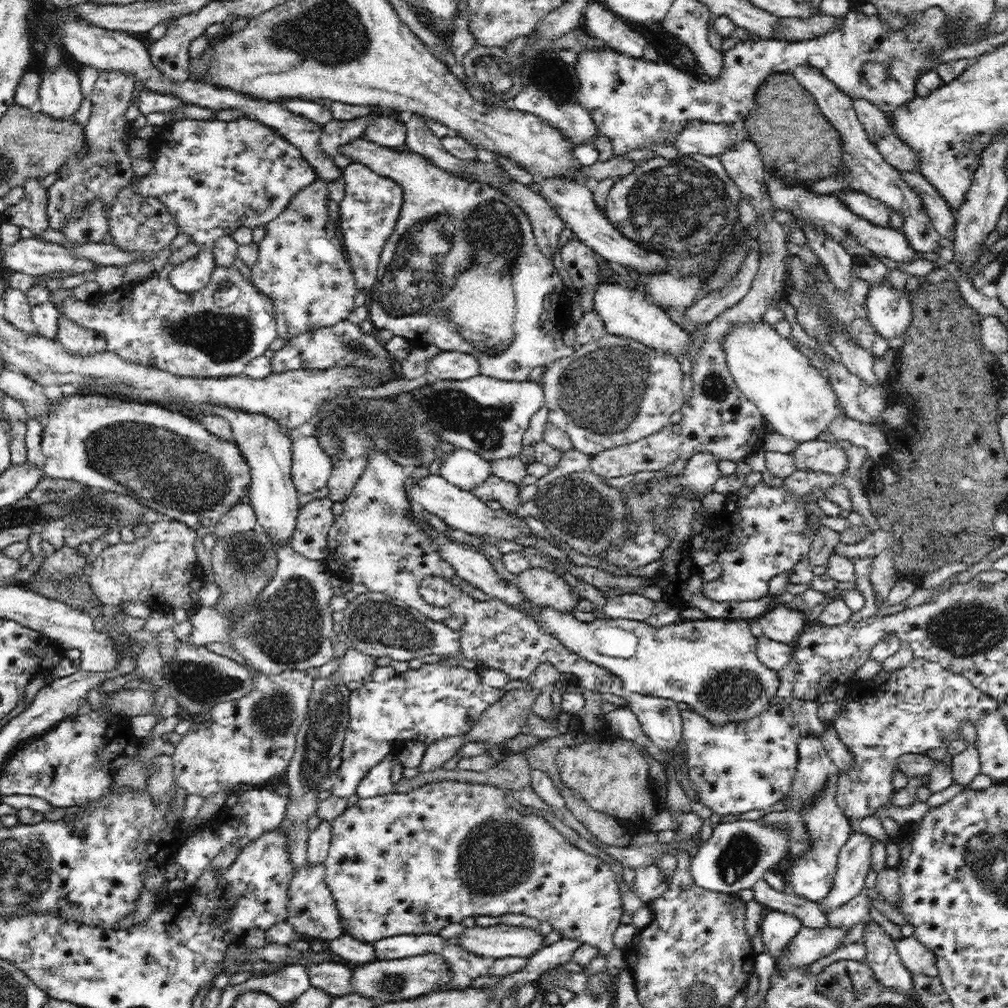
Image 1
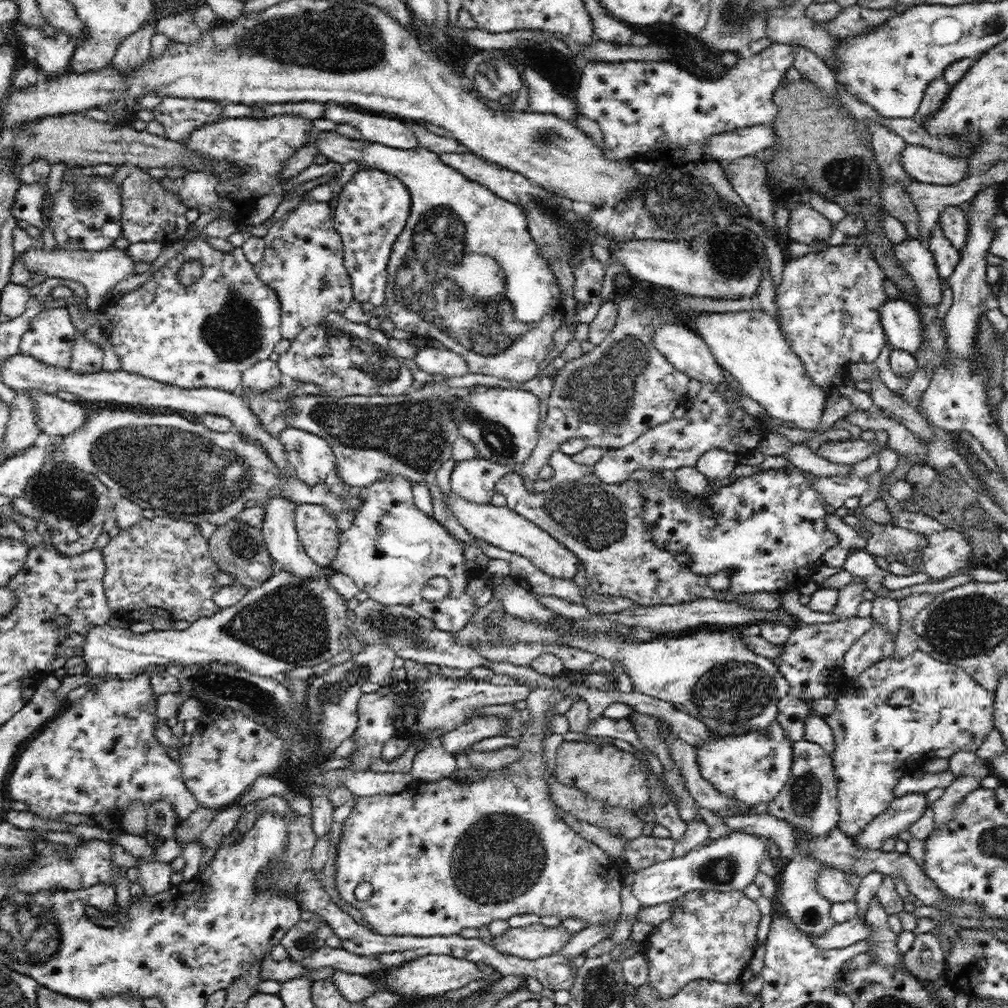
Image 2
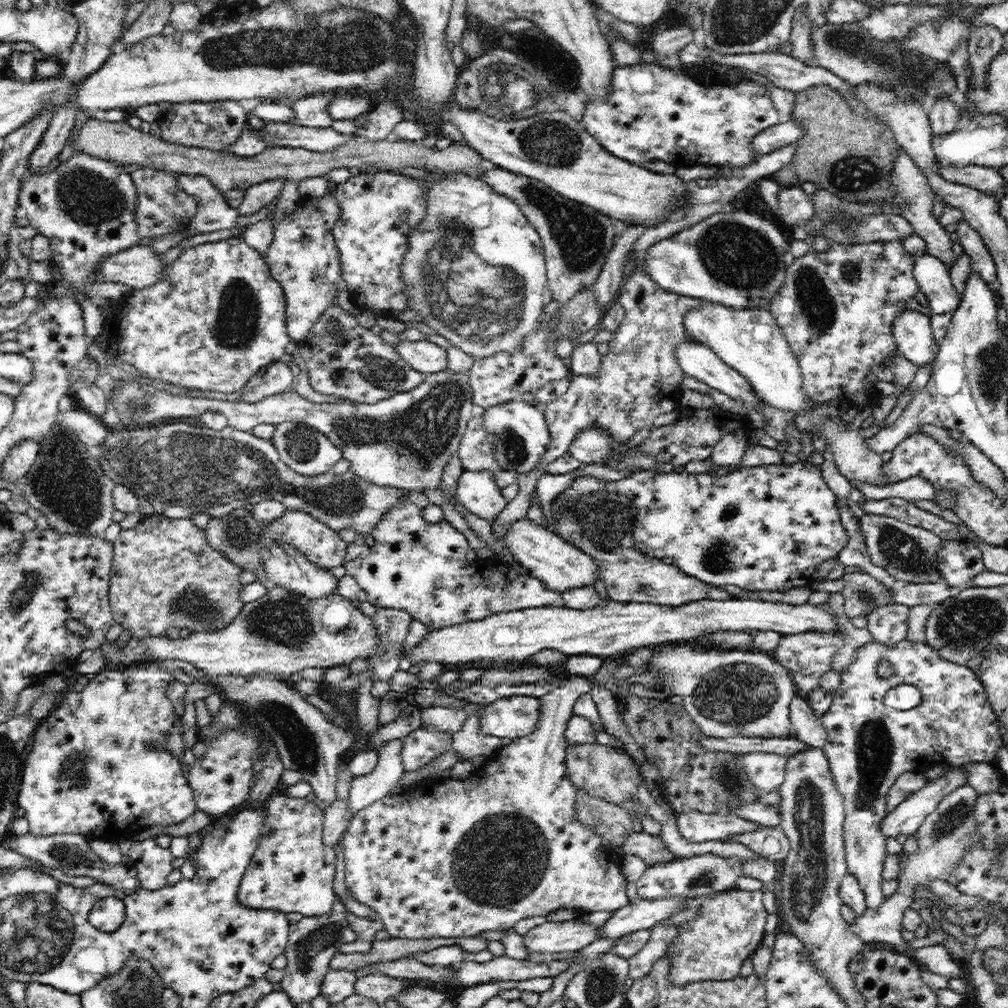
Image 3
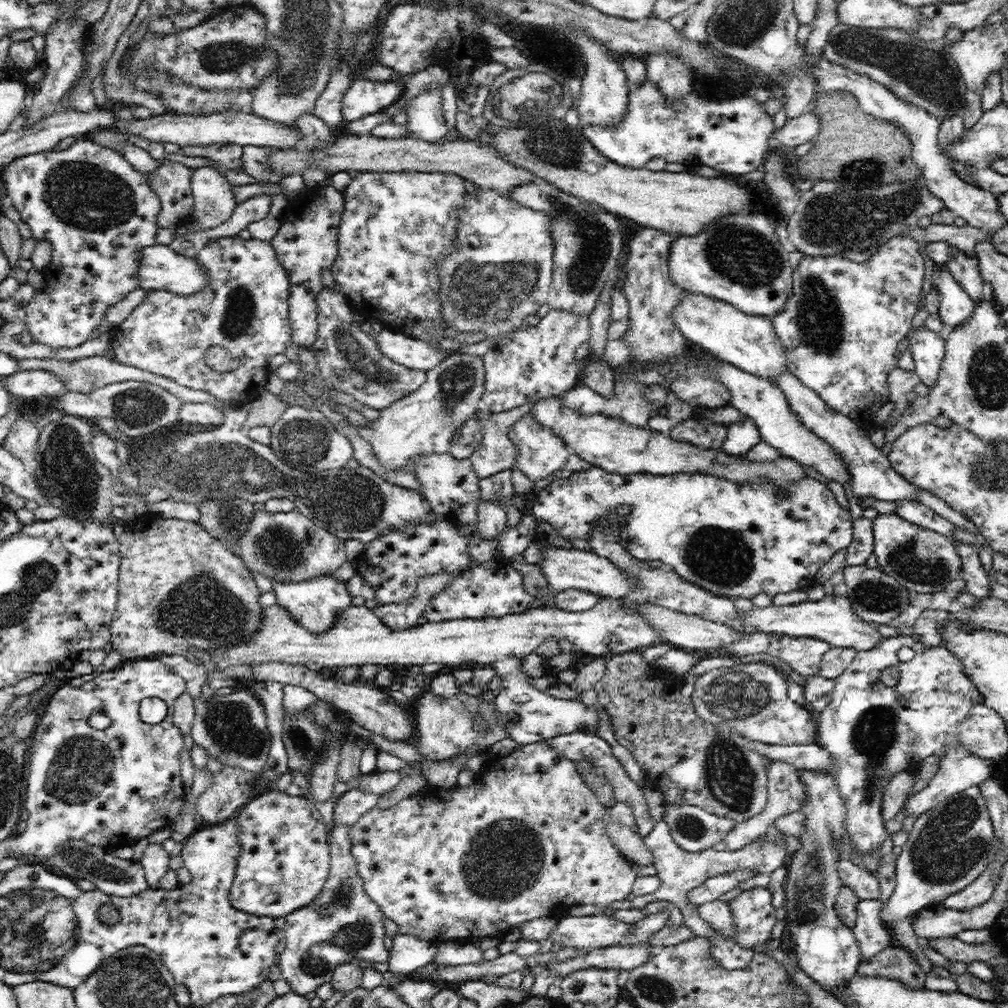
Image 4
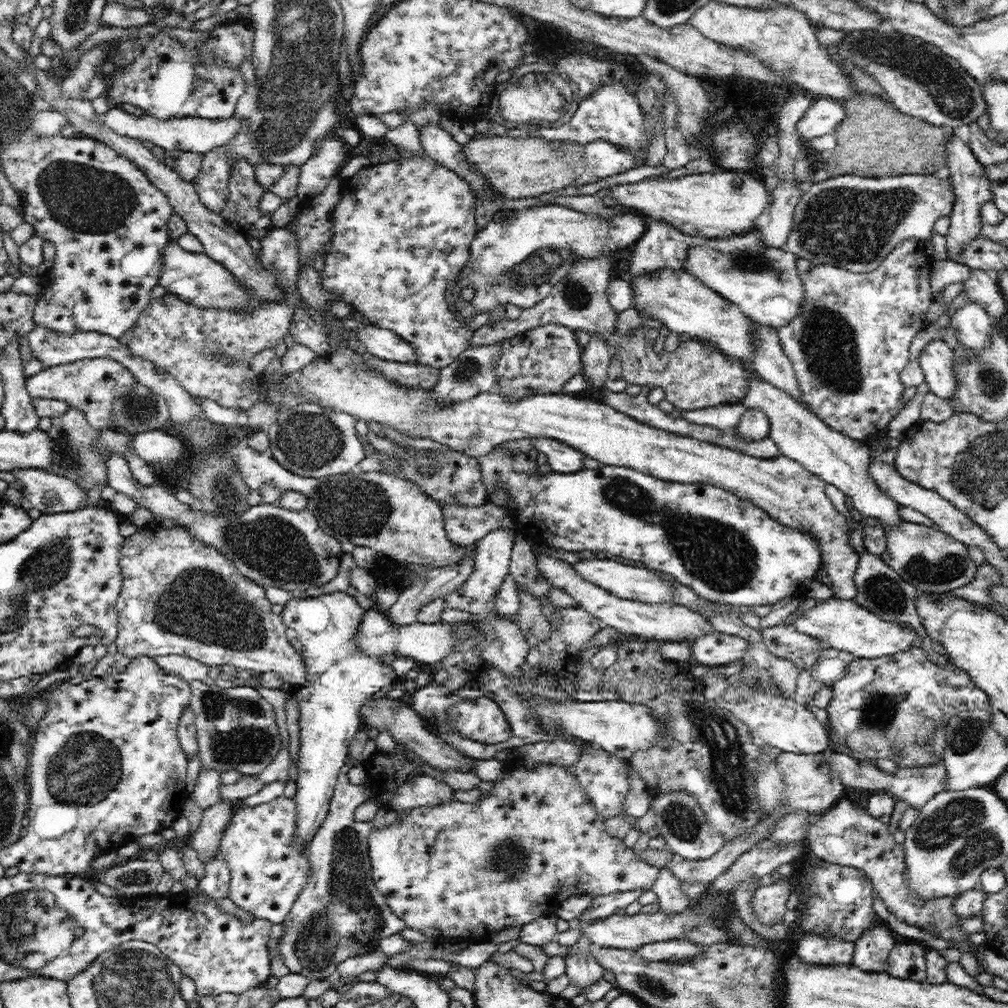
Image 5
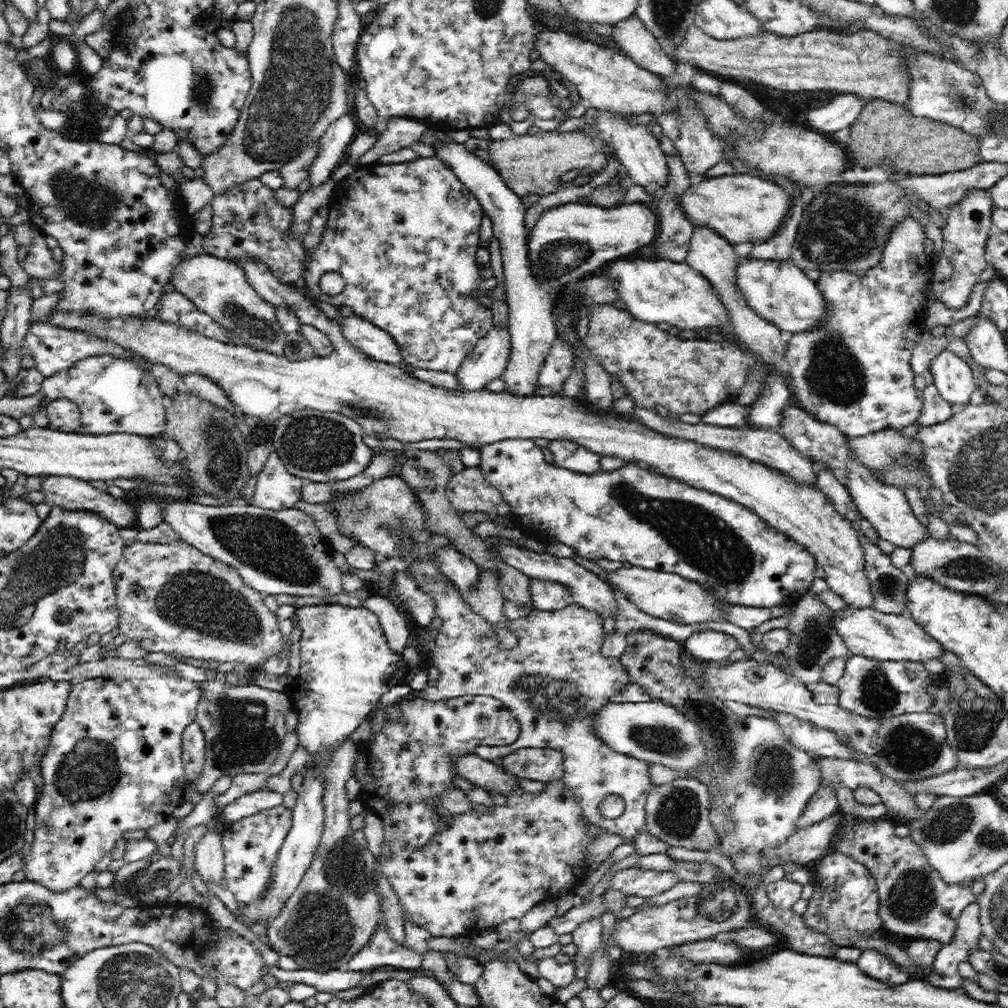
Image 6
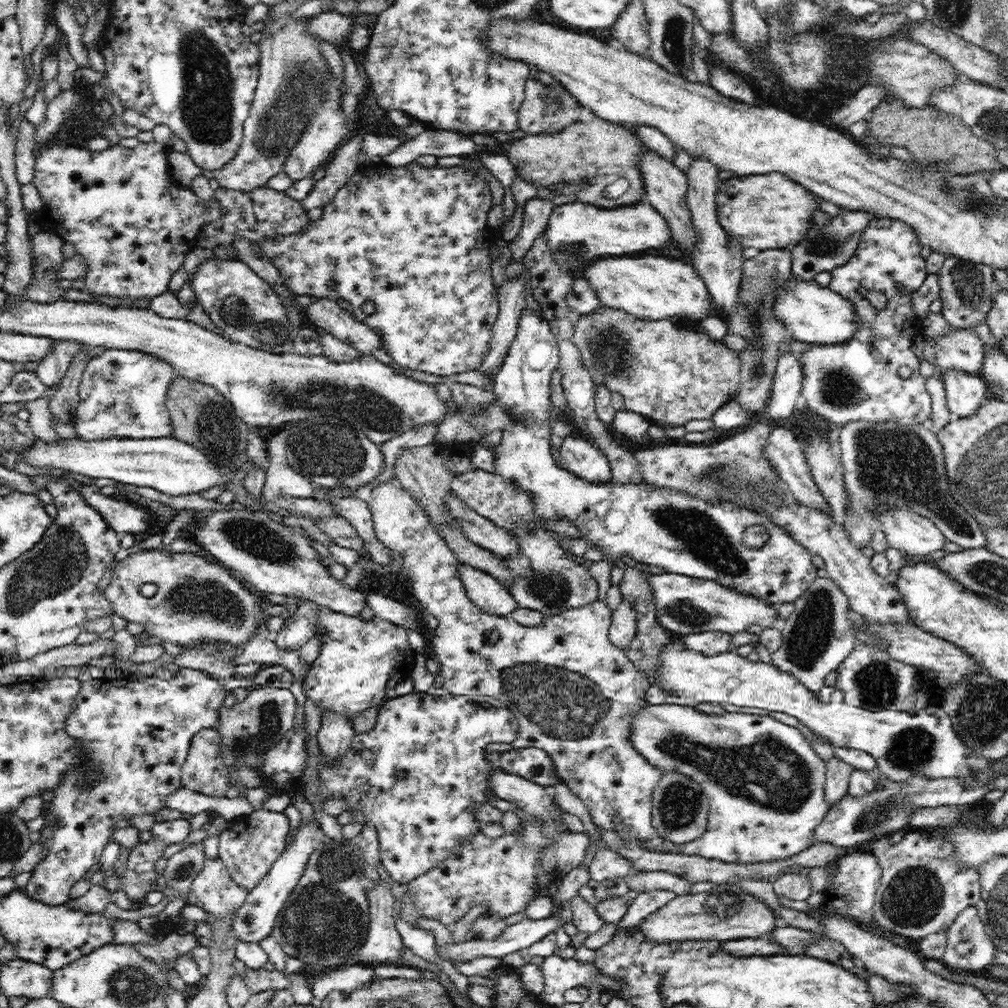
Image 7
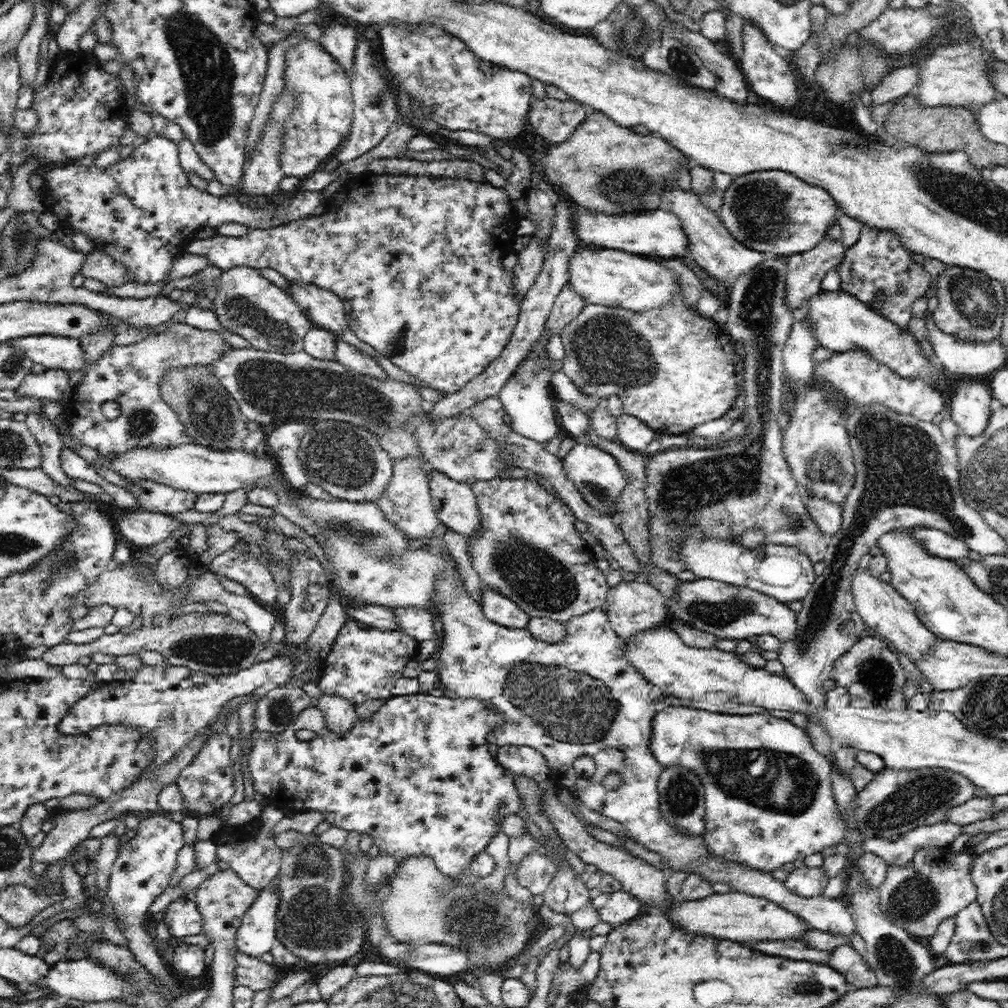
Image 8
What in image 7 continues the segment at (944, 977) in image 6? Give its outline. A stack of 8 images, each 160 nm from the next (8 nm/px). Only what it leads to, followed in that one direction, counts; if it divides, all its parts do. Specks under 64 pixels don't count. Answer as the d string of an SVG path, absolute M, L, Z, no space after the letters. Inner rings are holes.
M977 905L960 911L948 927L947 945L941 960L951 970L967 973L990 968L999 948L985 931Z

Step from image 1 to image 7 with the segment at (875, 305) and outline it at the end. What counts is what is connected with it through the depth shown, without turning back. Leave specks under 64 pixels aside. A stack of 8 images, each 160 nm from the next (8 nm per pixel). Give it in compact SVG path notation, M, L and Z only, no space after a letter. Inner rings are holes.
M949 370L944 373L947 406L954 419L974 420L986 402L987 381L979 374Z

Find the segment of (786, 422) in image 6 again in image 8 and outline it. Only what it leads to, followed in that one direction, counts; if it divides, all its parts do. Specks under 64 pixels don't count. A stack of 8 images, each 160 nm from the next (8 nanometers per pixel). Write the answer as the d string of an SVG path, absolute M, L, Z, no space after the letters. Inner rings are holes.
M916 527L914 531L926 544L928 551L939 558L955 561L958 558L968 558L968 554L972 551L964 539L950 536L947 532L928 527Z

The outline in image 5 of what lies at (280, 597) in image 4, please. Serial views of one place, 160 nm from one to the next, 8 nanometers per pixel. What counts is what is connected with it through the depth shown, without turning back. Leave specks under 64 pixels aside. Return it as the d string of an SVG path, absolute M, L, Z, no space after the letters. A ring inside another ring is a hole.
M336 592L317 598L294 598L282 612L284 626L296 631L304 665L304 682L290 689L298 703L300 729L297 792L293 798L295 829L290 842L296 857L308 854L312 840L326 821L338 772L355 734L364 724L365 706L378 690L399 680L391 664L386 664L382 656L372 656L359 641L361 624L368 611L358 604L355 596Z

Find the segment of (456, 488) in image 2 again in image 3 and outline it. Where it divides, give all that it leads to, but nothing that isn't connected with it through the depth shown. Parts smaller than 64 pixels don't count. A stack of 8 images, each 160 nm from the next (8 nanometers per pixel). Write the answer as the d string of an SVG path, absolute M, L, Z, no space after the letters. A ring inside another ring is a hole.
M463 471L457 484L457 495L470 512L492 524L509 502L490 474L491 471Z

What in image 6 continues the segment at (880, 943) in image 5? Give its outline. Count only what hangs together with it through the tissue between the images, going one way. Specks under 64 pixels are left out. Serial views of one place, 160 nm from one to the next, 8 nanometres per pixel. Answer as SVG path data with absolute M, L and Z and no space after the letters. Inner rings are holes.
M874 949L863 951L863 955L857 965L866 976L890 988L899 987L901 984L906 984L909 980L908 973L896 969L894 963L890 963L882 953Z

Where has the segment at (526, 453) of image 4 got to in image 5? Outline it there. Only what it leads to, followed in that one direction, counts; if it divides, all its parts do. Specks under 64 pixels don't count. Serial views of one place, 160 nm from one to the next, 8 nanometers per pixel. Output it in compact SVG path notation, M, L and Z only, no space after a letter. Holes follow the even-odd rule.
M539 438L534 441L535 448L547 455L552 470L568 474L585 468L587 456L573 446L558 439Z

